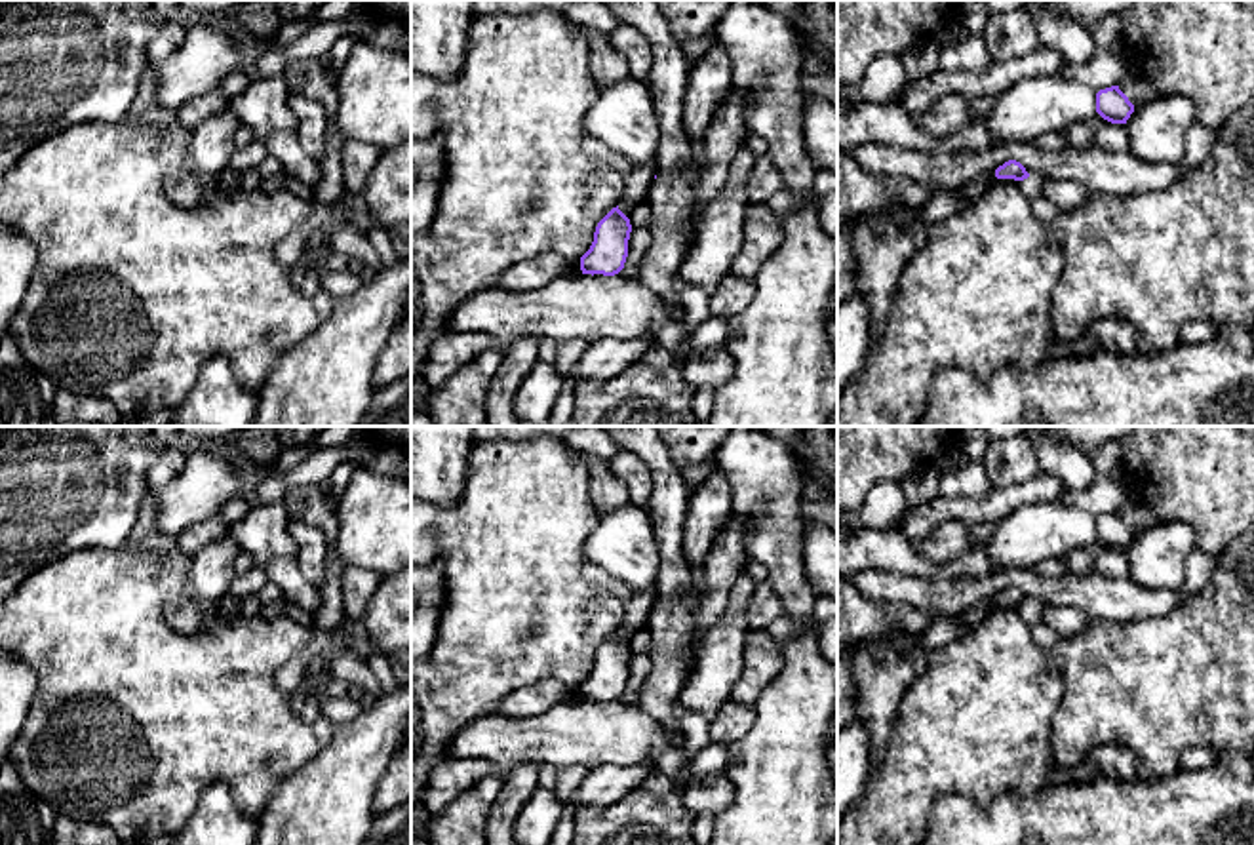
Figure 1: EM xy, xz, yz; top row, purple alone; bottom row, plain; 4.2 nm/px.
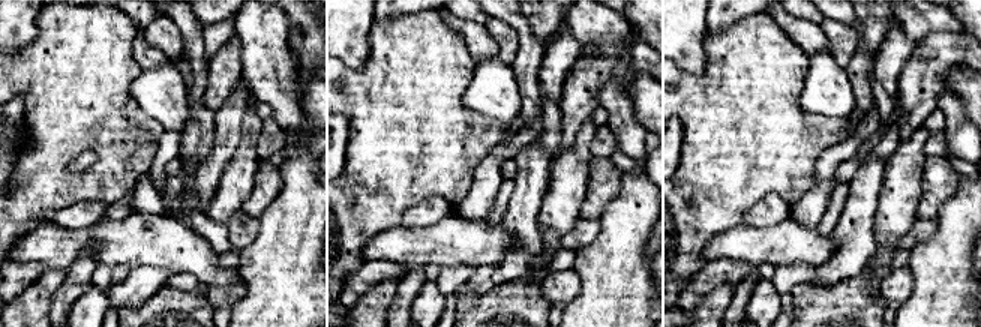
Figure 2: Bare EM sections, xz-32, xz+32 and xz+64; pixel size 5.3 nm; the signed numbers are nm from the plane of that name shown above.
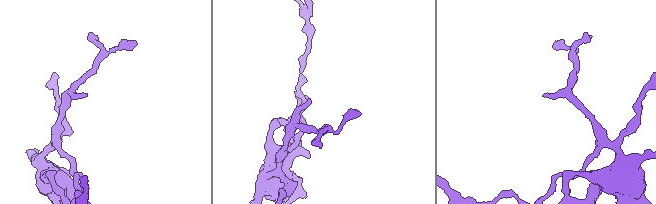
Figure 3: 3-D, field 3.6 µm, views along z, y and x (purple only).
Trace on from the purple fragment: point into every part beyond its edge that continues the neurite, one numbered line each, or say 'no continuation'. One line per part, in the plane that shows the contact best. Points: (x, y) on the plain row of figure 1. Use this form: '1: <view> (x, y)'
no continuation

